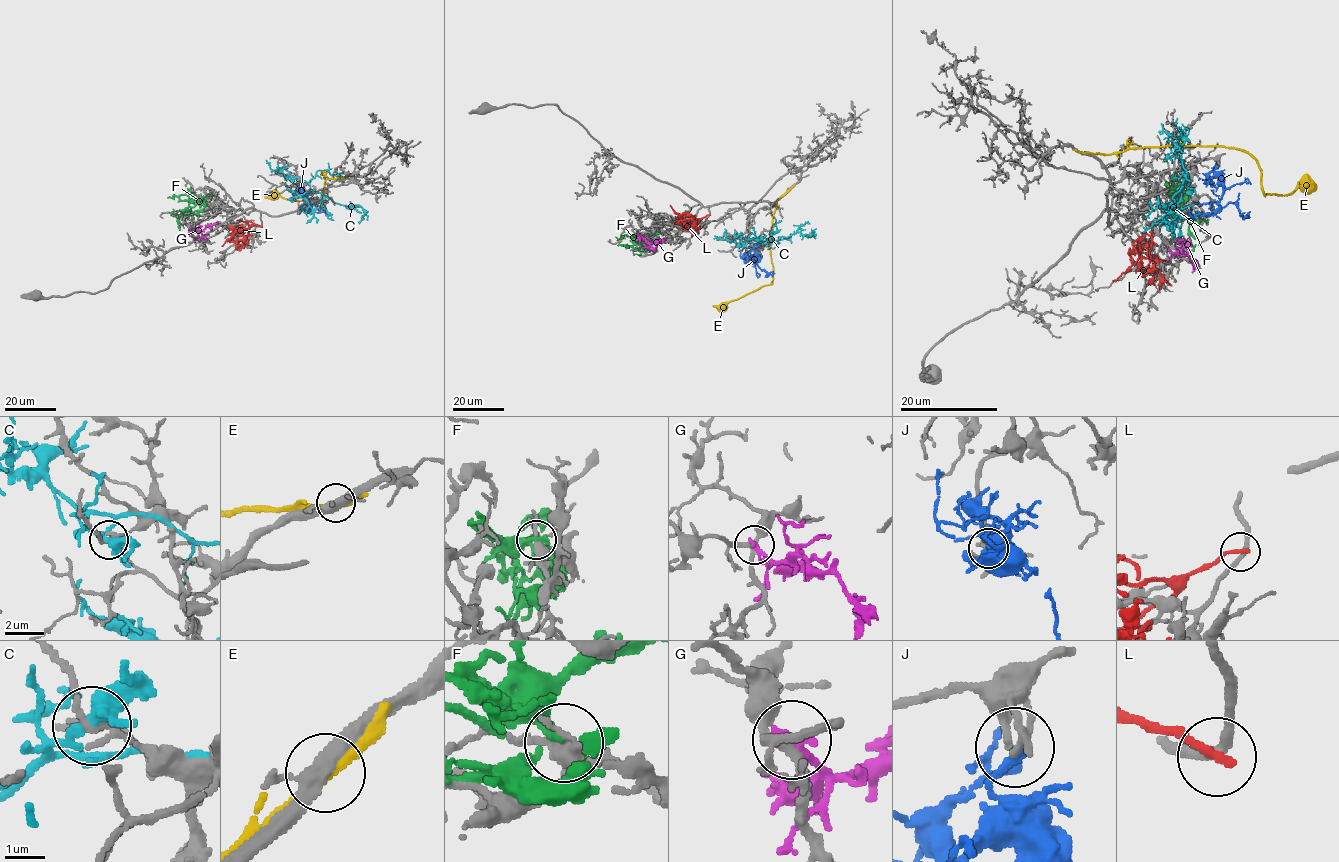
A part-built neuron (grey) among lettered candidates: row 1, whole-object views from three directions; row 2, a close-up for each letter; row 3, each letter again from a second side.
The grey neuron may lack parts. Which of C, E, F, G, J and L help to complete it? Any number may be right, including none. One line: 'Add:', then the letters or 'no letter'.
Add: no letter

